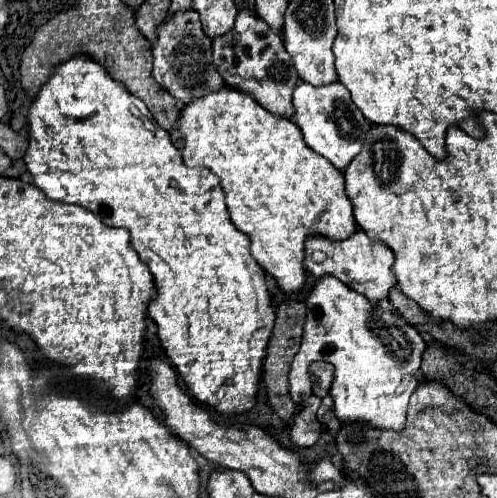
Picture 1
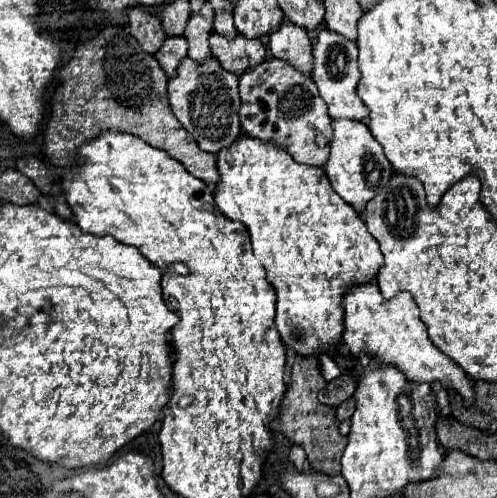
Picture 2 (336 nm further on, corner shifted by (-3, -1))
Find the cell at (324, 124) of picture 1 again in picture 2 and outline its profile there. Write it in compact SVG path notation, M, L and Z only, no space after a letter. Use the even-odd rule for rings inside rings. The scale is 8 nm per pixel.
M333 119L333 139L331 139L331 153L325 163L325 173L333 185L333 189L357 211L365 207L365 203L379 193L379 189L389 181L393 167L383 155L383 147L371 137L367 125L355 119Z

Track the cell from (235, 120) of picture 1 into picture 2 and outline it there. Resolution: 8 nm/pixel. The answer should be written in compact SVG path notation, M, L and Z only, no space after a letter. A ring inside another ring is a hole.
M241 133L231 147L217 153L217 171L219 183L213 187L215 205L223 215L243 221L249 229L253 253L263 261L267 279L277 291L275 325L283 343L299 355L319 355L321 343L335 345L343 333L339 301L347 285L373 281L379 265L383 265L379 243L367 231L361 215L333 191L323 167L297 163L275 141L261 141Z

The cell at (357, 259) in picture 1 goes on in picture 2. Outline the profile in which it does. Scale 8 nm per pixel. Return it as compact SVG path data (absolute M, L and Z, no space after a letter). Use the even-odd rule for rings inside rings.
M375 281L355 283L347 287L347 293L343 293L343 311L345 311L343 341L349 345L355 357L361 355L377 357L379 363L395 365L397 369L401 369L407 379L413 379L417 383L441 381L445 387L457 389L465 397L465 403L473 401L469 377L455 361L447 359L443 351L435 349L423 321L419 319L419 307L413 301L411 293L401 291L395 297L385 299Z

